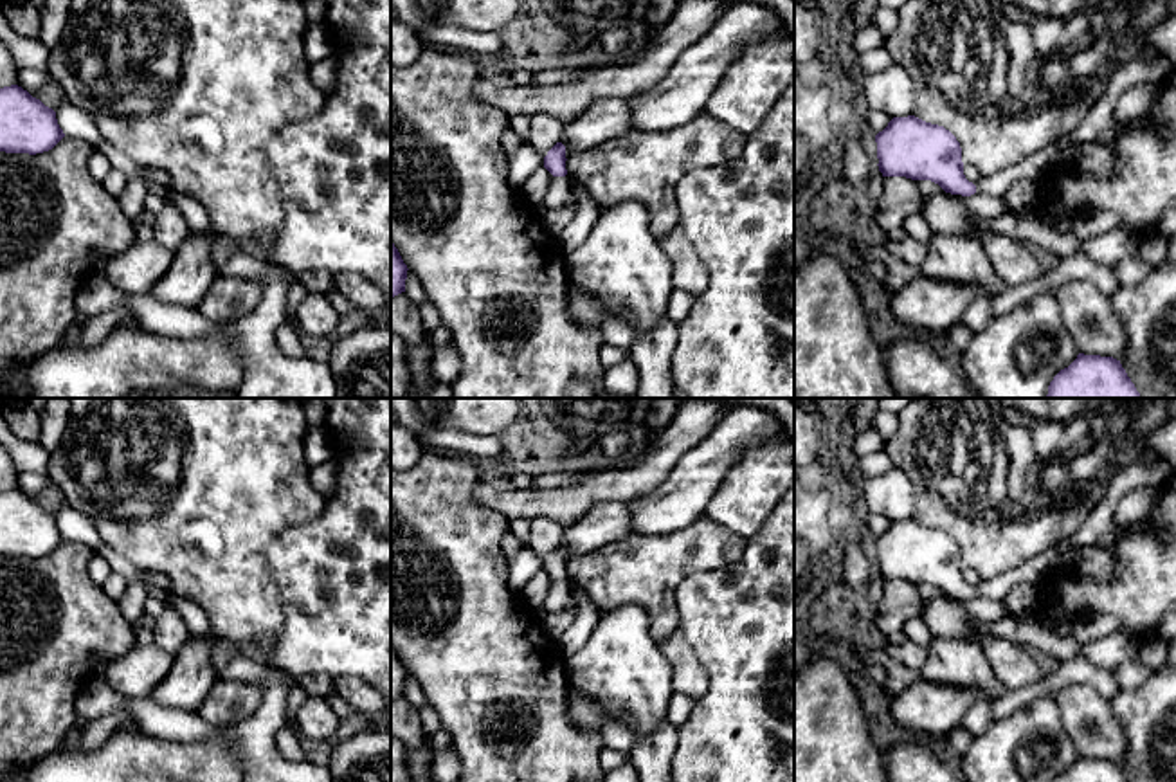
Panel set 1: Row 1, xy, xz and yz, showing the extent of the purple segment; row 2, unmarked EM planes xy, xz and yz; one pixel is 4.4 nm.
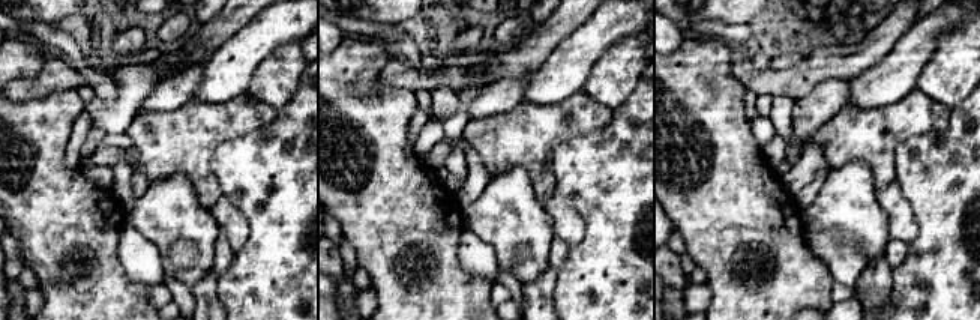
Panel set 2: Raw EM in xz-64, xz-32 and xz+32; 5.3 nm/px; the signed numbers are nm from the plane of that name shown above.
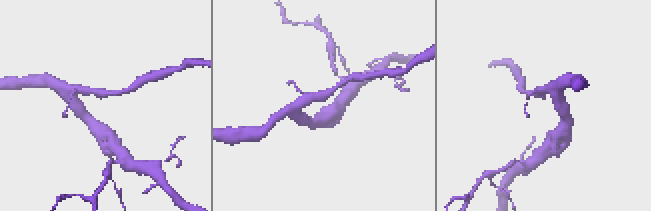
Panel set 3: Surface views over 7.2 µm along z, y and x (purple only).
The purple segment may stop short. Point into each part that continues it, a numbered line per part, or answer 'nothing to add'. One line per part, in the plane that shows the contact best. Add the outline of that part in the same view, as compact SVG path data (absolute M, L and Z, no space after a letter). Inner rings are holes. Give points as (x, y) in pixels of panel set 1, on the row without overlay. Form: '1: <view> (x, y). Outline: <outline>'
1: xz (557, 599). Outline: M567 578L565 580L553 580L551 589L549 589L546 602L544 602L546 613L553 614L553 613L562 611L567 605L569 596L571 596L571 582Z

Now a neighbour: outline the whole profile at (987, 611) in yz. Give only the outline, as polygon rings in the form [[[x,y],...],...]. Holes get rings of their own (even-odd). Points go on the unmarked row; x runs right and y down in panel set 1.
[[[985,596],[965,600],[965,609],[982,625],[991,625],[1010,614],[1001,602]]]

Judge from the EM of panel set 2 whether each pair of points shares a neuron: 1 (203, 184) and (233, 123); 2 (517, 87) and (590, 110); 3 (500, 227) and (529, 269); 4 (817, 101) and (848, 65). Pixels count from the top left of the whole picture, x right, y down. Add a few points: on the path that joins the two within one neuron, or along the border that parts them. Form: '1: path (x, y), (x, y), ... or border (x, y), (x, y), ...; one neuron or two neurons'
1: path (201, 167), (201, 150), (216, 135); one neuron
2: border (524, 101), (506, 111), (491, 114); two neurons
3: path (515, 227), (520, 227), (533, 241), (535, 254); one neuron
4: border (845, 80), (824, 80), (805, 96); two neurons

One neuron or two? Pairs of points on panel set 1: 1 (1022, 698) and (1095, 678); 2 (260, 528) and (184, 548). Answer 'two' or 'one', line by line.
1: one
2: one

